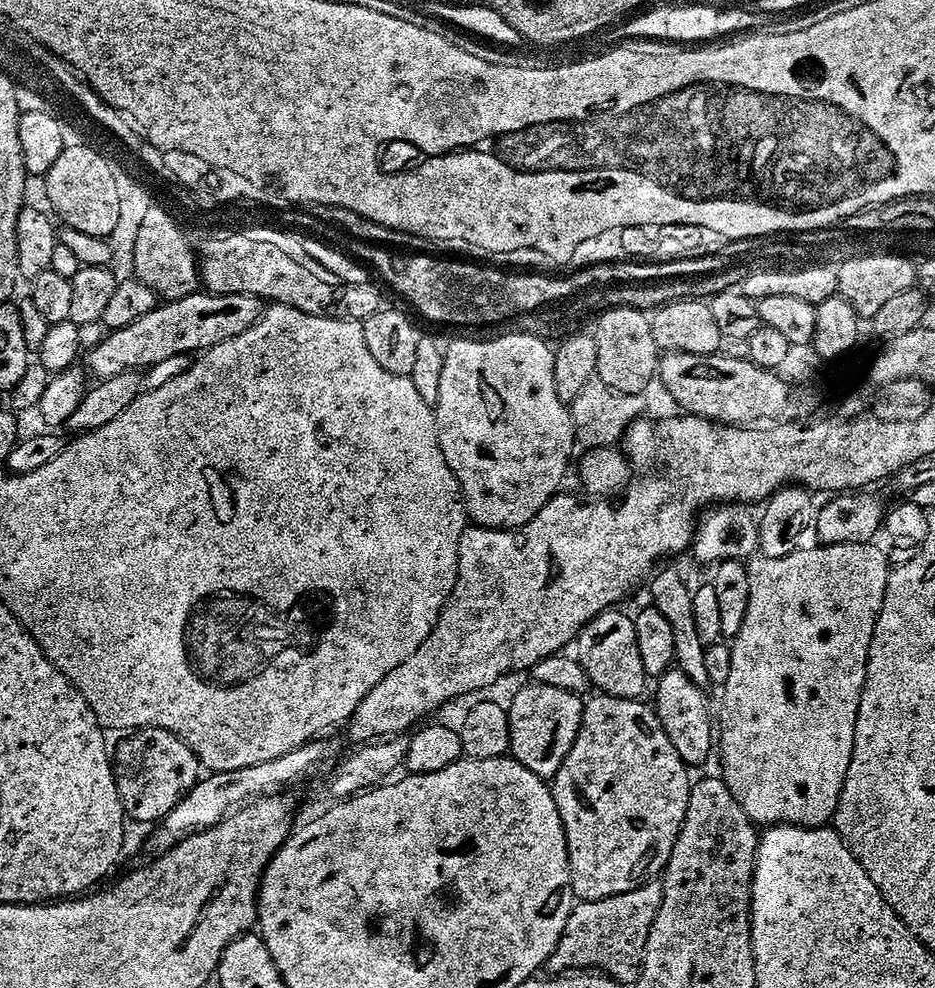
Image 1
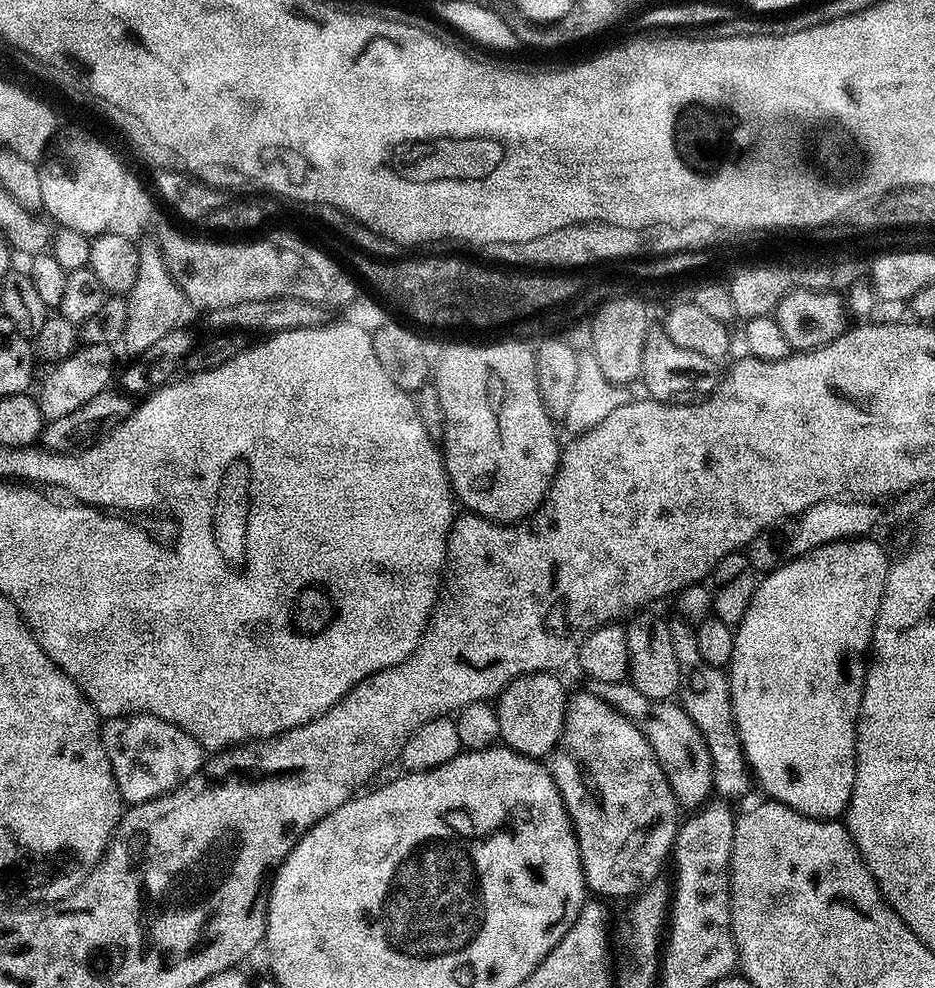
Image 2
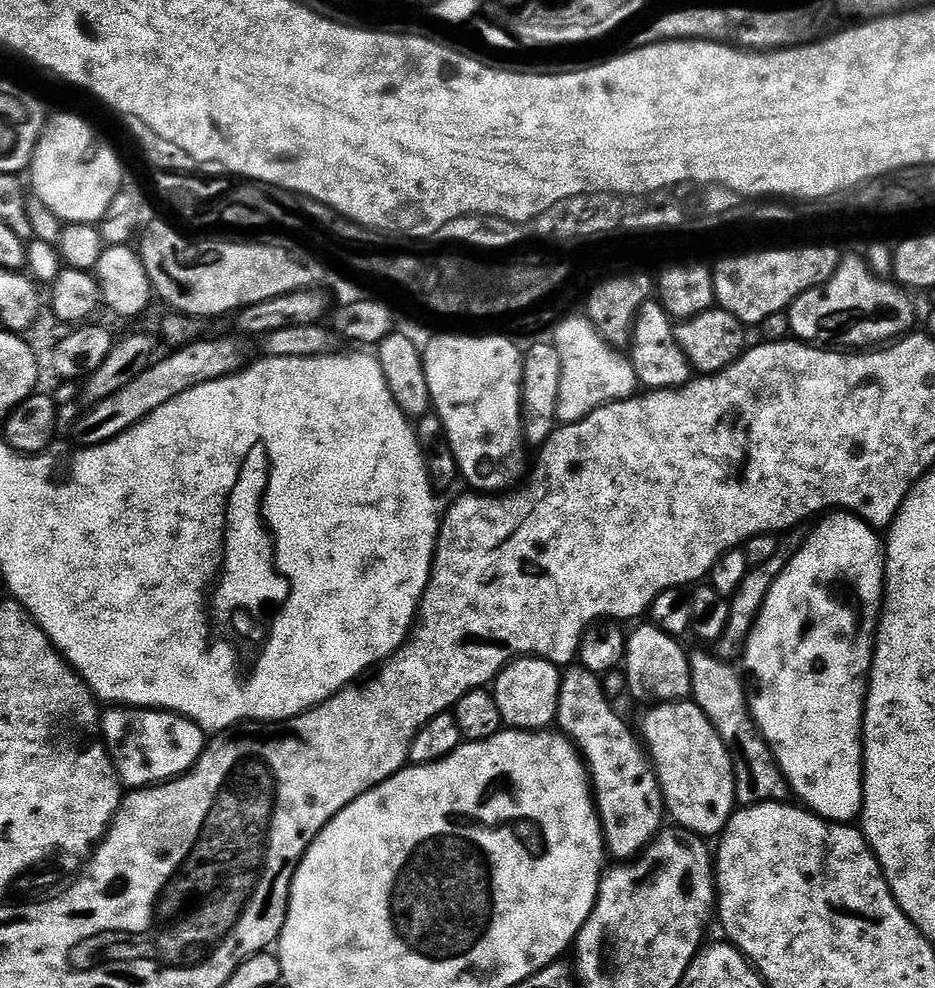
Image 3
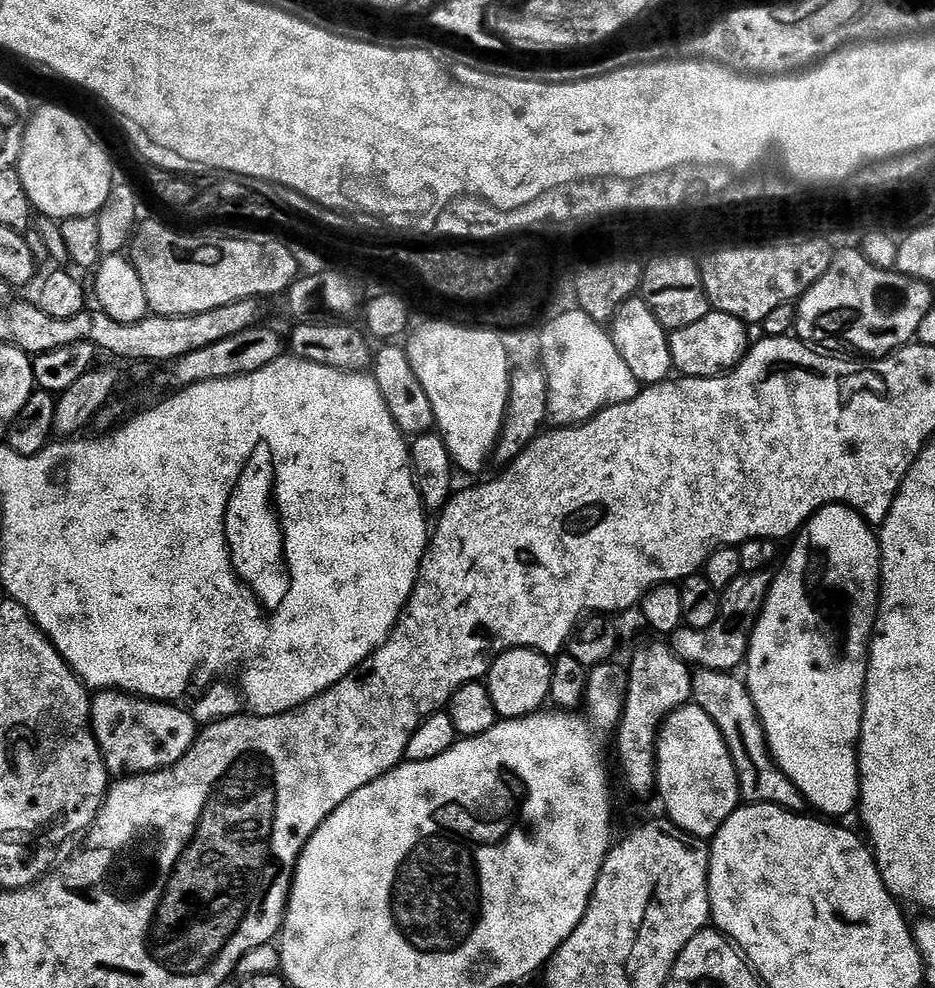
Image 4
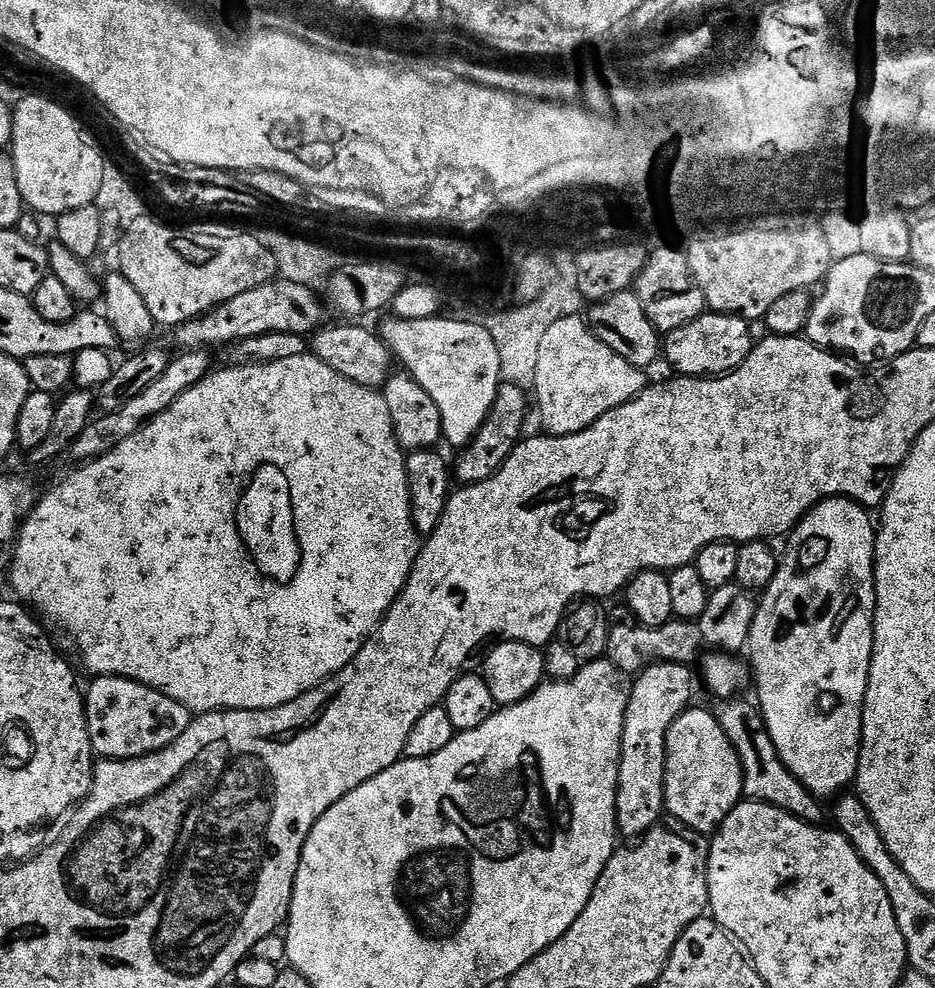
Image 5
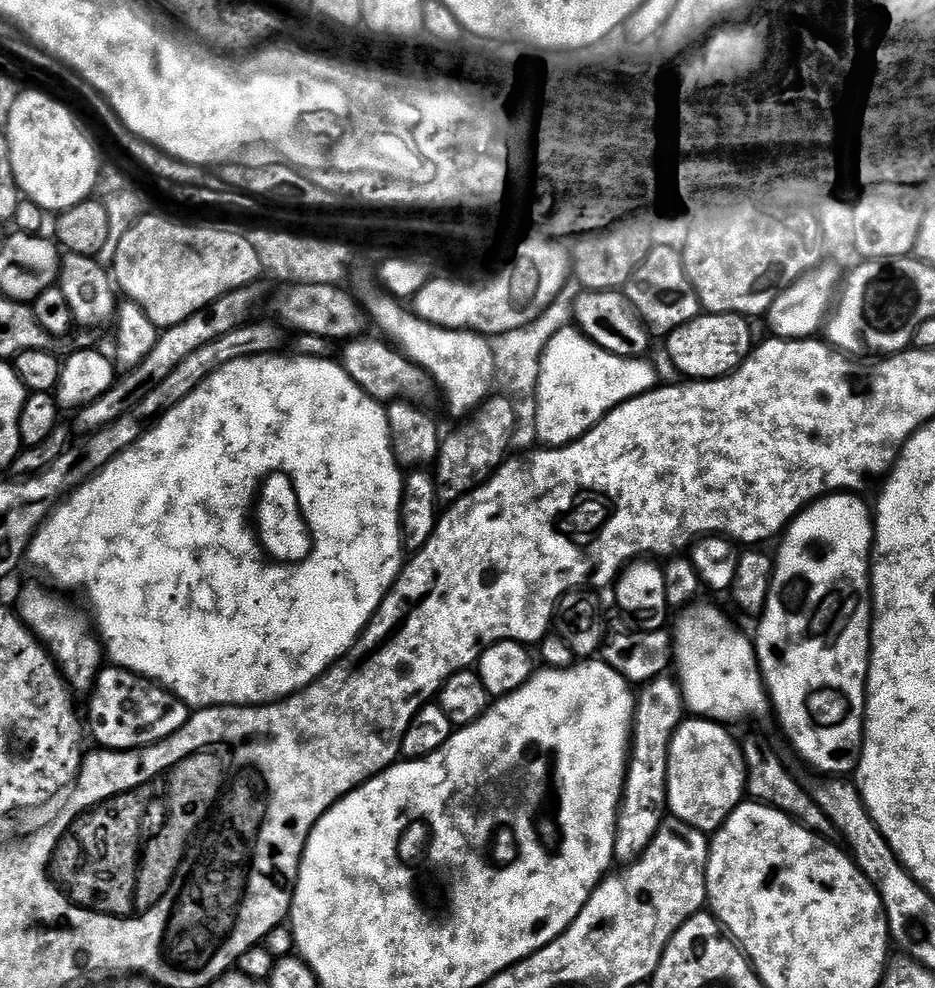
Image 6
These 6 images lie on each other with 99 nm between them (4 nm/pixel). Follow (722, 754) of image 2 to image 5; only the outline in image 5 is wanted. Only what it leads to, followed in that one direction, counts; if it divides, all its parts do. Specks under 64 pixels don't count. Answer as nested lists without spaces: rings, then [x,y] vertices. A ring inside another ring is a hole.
[[[721,699],[717,703],[720,705],[714,708],[714,715],[716,721],[724,727],[724,732],[736,748],[738,758],[744,767],[744,796],[752,802],[781,808],[782,811],[799,820],[805,820],[808,824],[823,825],[826,812],[820,809],[821,801],[780,761],[778,750],[764,726],[764,718],[760,715],[759,707],[755,703],[747,704],[740,699]]]

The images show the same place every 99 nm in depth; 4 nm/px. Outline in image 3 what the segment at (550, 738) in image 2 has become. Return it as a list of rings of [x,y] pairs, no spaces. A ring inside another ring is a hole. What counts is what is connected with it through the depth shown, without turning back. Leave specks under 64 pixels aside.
[[[521,656],[519,660],[511,660],[498,673],[490,691],[498,702],[498,714],[502,714],[504,728],[518,732],[543,732],[556,724],[558,714],[558,694],[560,693],[561,669],[548,660],[537,656]]]

